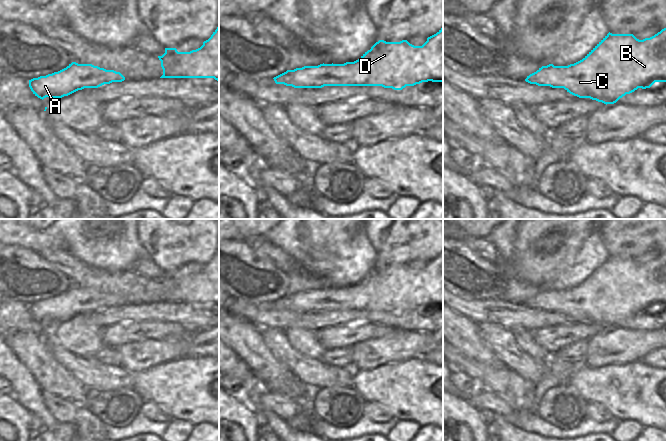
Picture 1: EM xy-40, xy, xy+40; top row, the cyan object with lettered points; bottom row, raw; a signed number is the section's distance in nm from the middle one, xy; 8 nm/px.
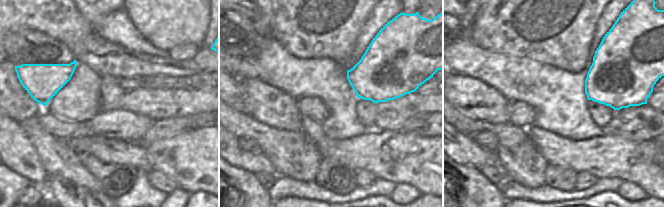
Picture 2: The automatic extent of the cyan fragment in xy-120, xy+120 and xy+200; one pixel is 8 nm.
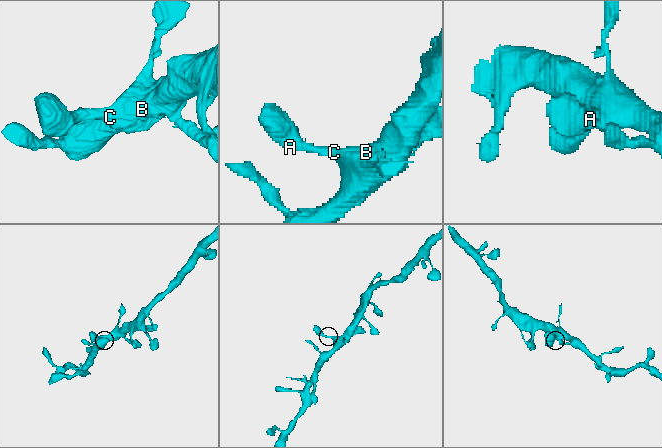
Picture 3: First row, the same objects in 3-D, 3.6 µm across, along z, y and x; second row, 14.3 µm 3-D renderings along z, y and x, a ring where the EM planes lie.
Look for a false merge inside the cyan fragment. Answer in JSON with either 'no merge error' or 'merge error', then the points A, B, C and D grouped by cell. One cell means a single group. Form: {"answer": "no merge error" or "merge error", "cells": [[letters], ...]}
{"answer": "no merge error", "cells": [["A", "B", "C", "D"]]}

